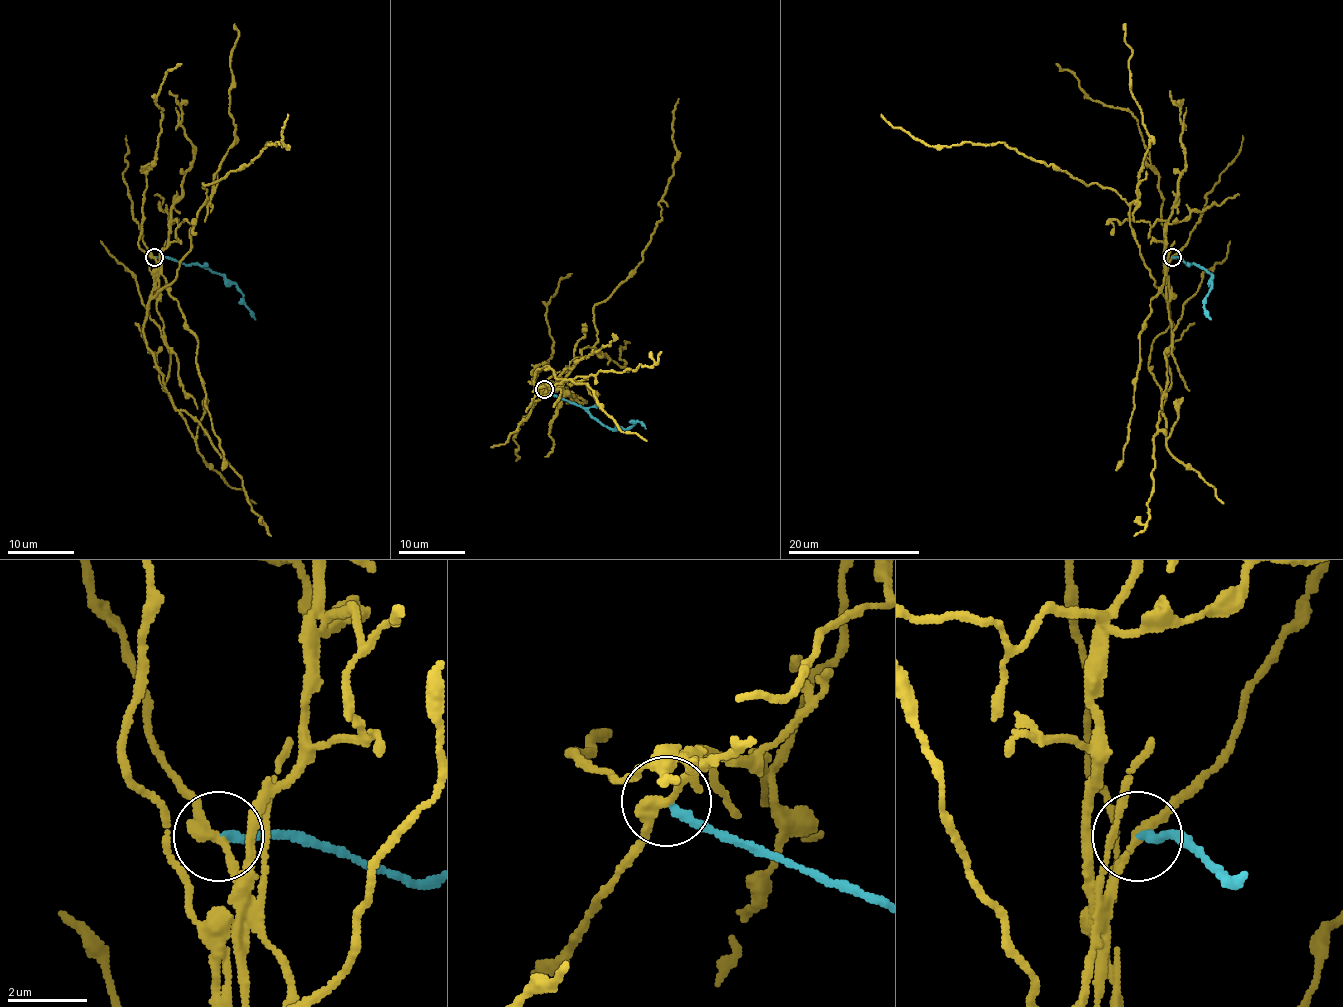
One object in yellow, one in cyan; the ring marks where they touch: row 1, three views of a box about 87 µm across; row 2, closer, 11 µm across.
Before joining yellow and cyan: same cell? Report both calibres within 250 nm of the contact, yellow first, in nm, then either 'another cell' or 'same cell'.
calibres 280 and 220 nm; another cell

